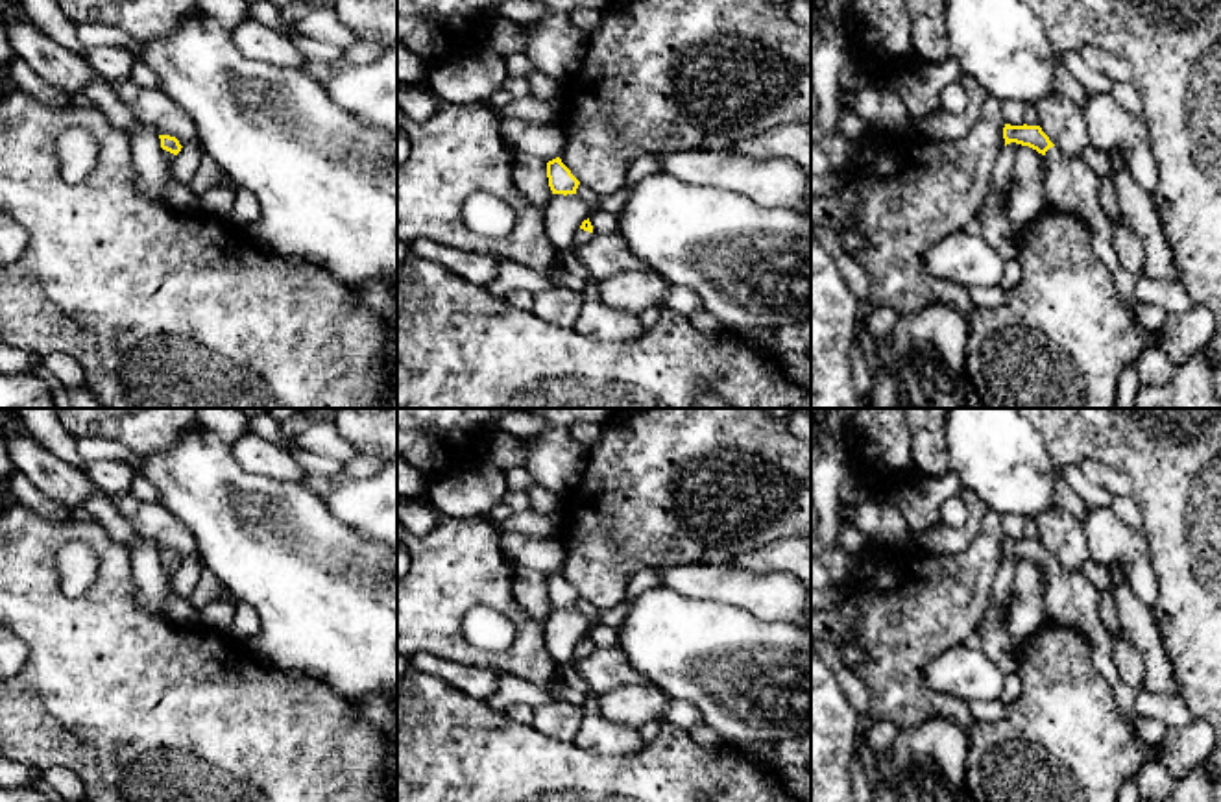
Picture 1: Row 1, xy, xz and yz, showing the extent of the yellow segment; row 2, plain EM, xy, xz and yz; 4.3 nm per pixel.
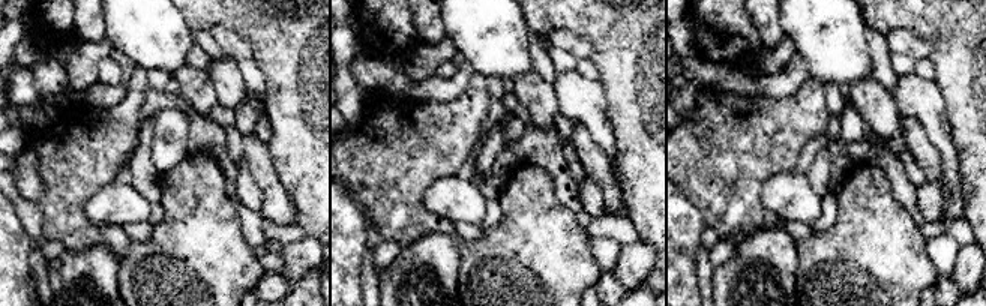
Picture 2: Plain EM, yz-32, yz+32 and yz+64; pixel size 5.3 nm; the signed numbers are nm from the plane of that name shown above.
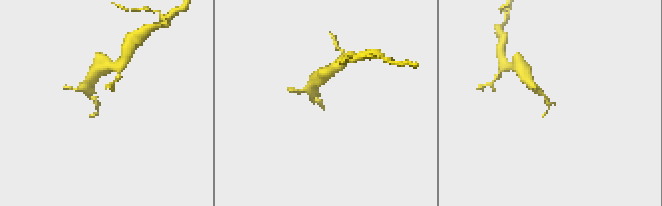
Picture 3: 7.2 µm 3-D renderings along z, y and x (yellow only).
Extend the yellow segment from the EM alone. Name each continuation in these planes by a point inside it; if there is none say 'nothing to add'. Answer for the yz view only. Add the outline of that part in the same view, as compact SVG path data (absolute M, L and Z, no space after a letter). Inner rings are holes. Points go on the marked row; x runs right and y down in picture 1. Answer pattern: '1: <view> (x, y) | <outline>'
1: yz (1072, 185) | M1057 146L1046 152L1044 161L1047 164L1046 207L1064 209L1086 222L1095 257L1108 268L1119 298L1134 314L1140 305L1136 294L1143 281L1118 261L1112 244L1112 222L1099 201L1099 177L1082 159L1070 159Z

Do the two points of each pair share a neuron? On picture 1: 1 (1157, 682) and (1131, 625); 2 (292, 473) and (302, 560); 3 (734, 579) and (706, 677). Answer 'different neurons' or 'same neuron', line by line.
1: same neuron
2: different neurons
3: different neurons

